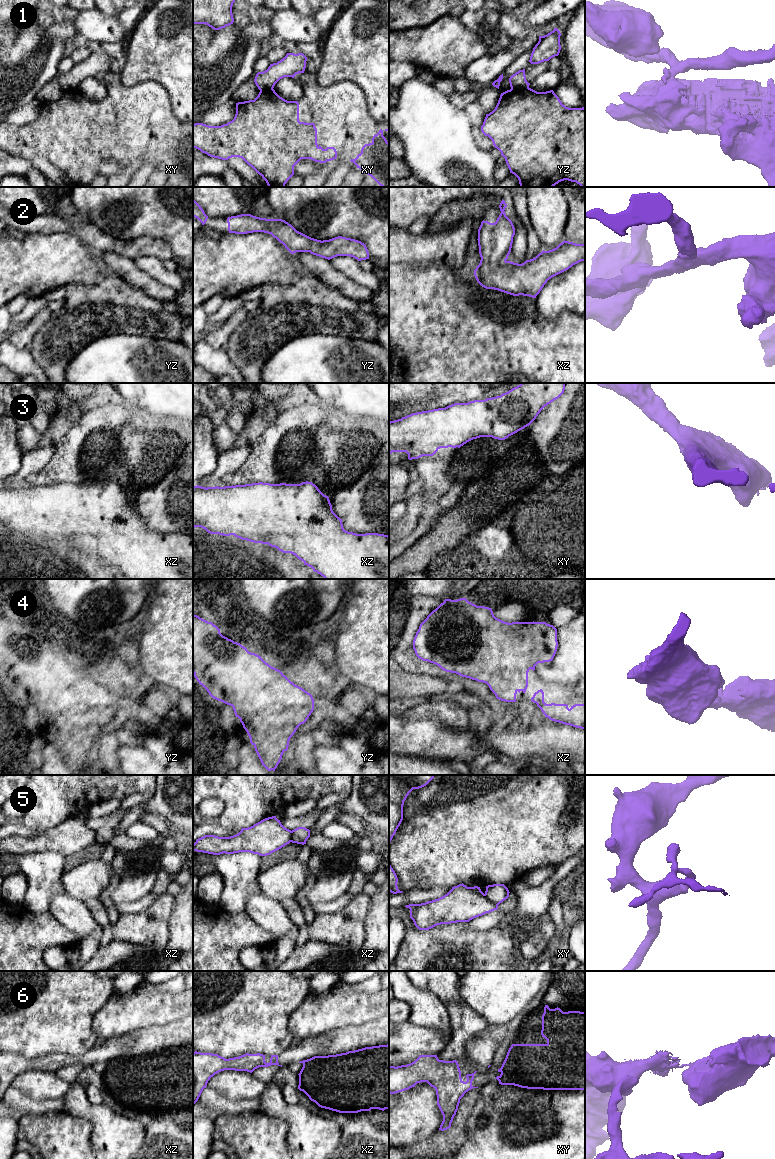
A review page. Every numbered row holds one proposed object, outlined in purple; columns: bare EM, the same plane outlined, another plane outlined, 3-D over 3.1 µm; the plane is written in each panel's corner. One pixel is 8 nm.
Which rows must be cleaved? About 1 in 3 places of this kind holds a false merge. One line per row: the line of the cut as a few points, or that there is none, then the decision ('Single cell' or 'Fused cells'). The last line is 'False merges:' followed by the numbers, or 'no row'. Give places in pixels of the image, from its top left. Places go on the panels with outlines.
1: Split along yz (528, 87), (511, 89). Fused cells
2: No split. Single cell
3: No split. Single cell
4: No split. Single cell
5: Split along xy (484, 894), (497, 905). Fused cells
6: Split along xy (498, 1076), (499, 1080). Fused cells
False merges: 1, 5, 6

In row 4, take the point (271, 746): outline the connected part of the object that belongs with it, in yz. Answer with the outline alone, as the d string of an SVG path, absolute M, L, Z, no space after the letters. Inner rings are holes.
M193 615L193 674L212 698L233 707L262 765L268 771L275 771L283 753L288 750L290 738L314 710L312 695L291 682L280 670L266 663L261 656L223 636L216 625L197 615Z

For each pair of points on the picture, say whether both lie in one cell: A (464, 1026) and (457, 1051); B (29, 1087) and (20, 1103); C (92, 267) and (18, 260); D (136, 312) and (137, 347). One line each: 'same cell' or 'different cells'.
A: same cell
B: different cells
C: same cell
D: different cells

